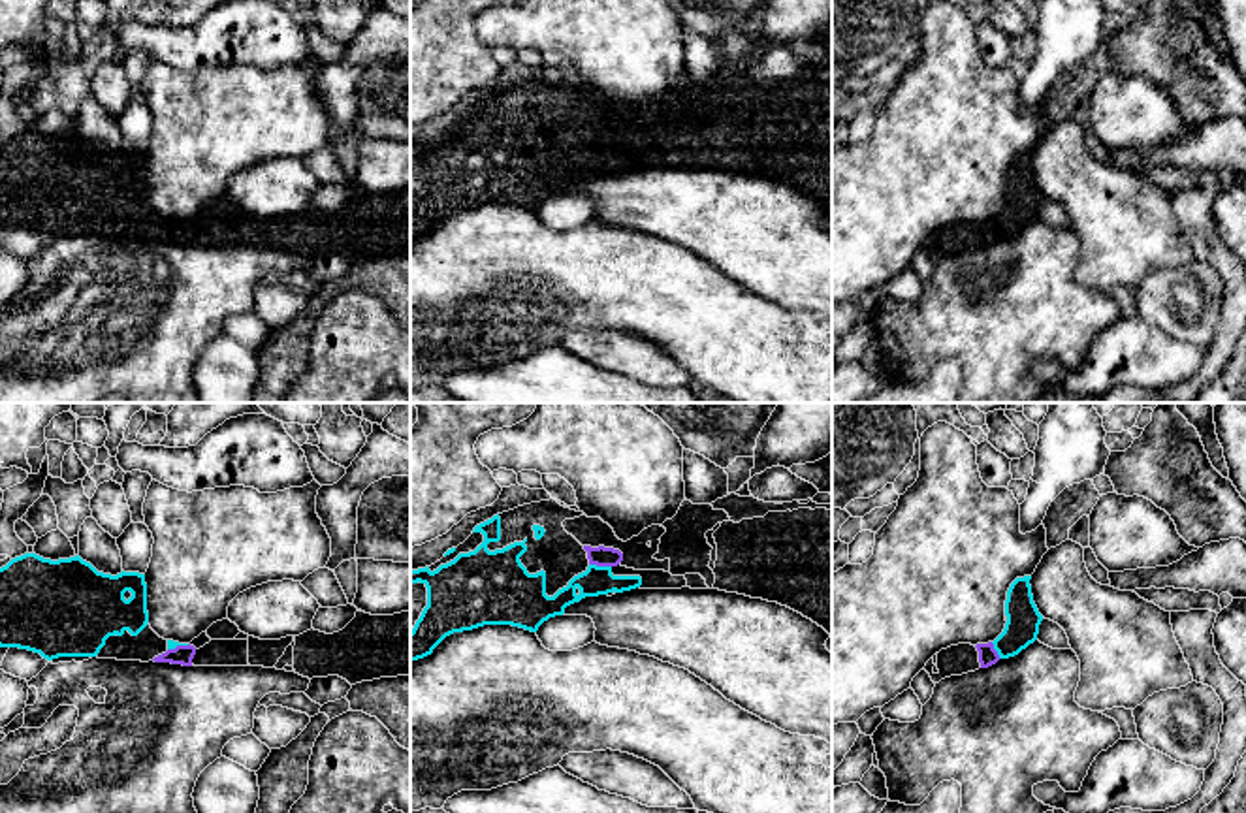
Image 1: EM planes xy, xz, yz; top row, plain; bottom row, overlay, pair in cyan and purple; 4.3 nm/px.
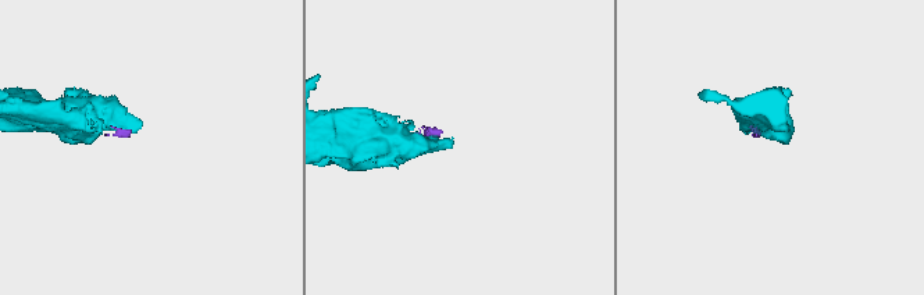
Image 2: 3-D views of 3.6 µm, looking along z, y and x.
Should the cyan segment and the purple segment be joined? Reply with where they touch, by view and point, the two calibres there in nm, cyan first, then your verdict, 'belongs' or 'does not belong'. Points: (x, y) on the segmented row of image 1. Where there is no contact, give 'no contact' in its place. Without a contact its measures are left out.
xz (601, 567) | 130/90 nm | belongs

